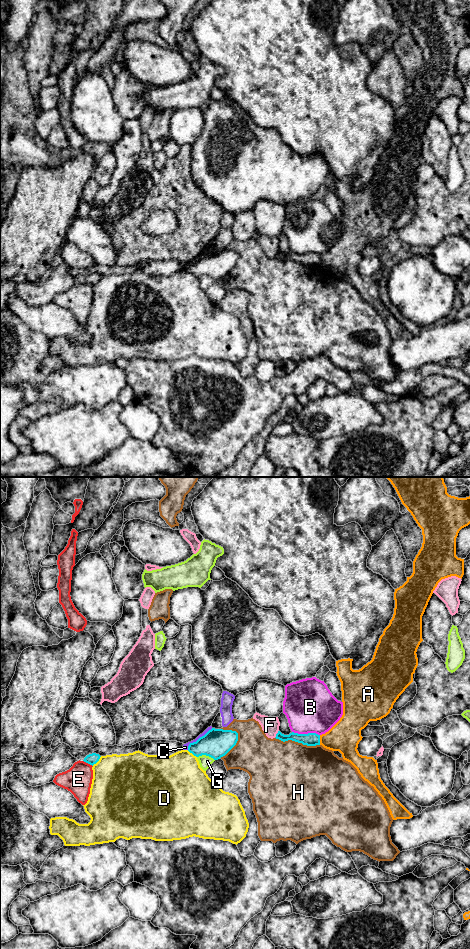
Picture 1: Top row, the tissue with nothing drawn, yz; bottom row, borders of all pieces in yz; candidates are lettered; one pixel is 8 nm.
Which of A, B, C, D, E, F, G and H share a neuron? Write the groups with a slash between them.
A C / B / D / E / F / G / H

